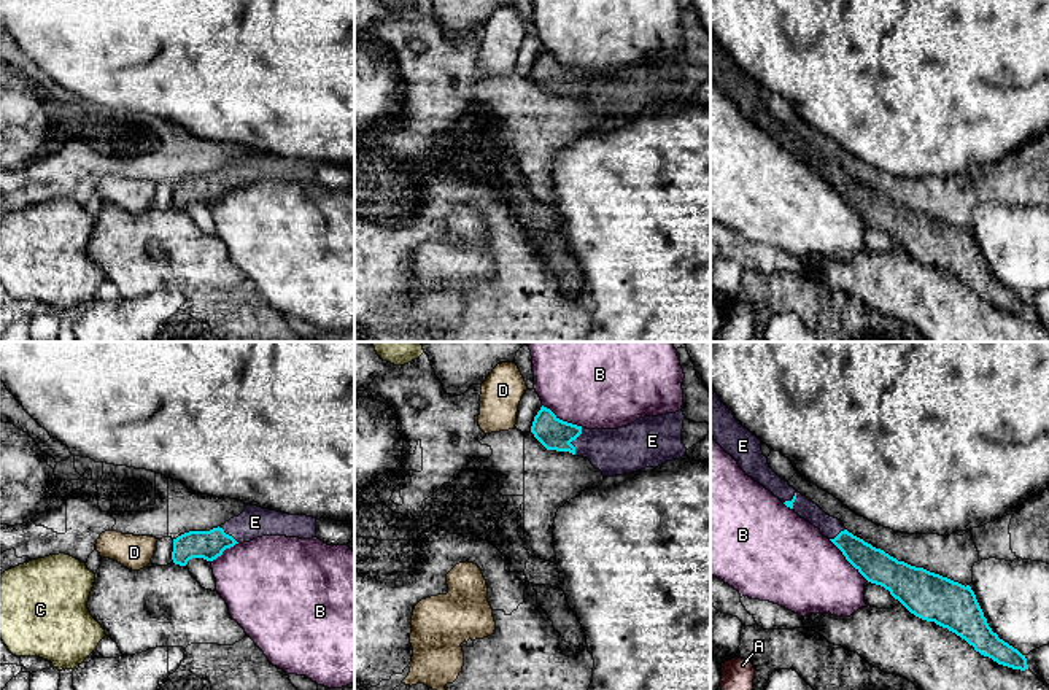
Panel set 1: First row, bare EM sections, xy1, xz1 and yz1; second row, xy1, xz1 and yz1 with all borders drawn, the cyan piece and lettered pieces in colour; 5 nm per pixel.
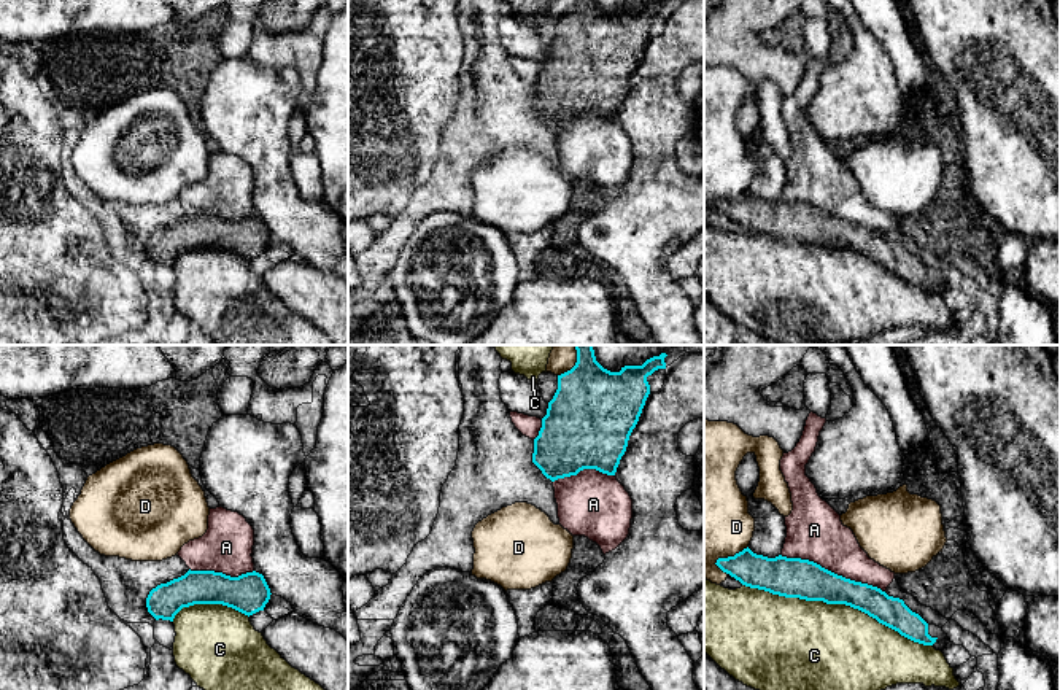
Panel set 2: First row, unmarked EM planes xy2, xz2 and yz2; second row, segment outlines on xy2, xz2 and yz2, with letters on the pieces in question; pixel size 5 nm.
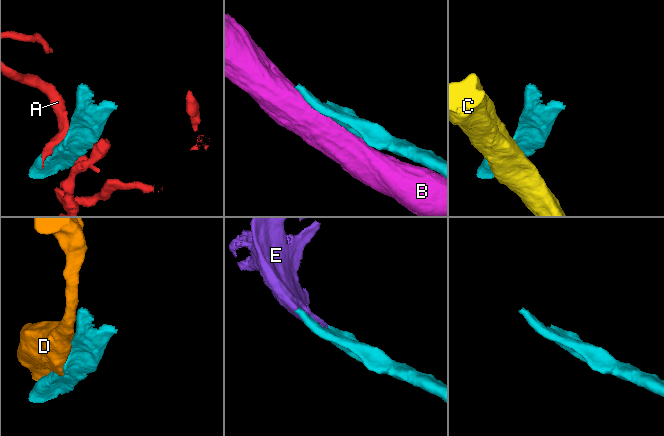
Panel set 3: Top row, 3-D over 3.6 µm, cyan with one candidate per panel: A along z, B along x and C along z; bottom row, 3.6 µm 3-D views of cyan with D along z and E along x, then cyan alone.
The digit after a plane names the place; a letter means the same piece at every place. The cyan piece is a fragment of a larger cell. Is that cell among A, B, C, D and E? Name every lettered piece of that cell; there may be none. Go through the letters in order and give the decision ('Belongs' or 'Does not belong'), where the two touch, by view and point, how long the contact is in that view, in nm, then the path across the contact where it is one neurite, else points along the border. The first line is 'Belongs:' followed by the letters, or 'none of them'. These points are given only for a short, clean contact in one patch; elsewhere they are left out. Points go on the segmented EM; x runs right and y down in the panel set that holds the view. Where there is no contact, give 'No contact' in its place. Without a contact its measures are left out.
Belongs: E
A: Does not belong. Touches cyan at yz2 (833, 573). Shared border 550 nm
B: Does not belong. Touches cyan at yz1 (847, 560). Shared border 300 nm
C: Does not belong. Touches cyan at yz2 (838, 603). Shared border 1000 nm
D: Does not belong. Touches cyan at yz2 (730, 557). Shared border 200 nm
E: Belongs. Touches cyan at xz1 (572, 439). Shared border 140 nm

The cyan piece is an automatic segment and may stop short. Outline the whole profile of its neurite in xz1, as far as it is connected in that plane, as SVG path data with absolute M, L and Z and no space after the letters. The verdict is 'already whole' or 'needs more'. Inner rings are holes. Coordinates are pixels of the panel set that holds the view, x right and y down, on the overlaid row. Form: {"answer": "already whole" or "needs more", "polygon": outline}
{"answer": "needs more", "polygon": "M542 405L531 432L547 450L588 458L604 477L615 477L682 458L687 452L682 444L683 420L679 410L644 417L618 429L586 429L559 420Z"}

